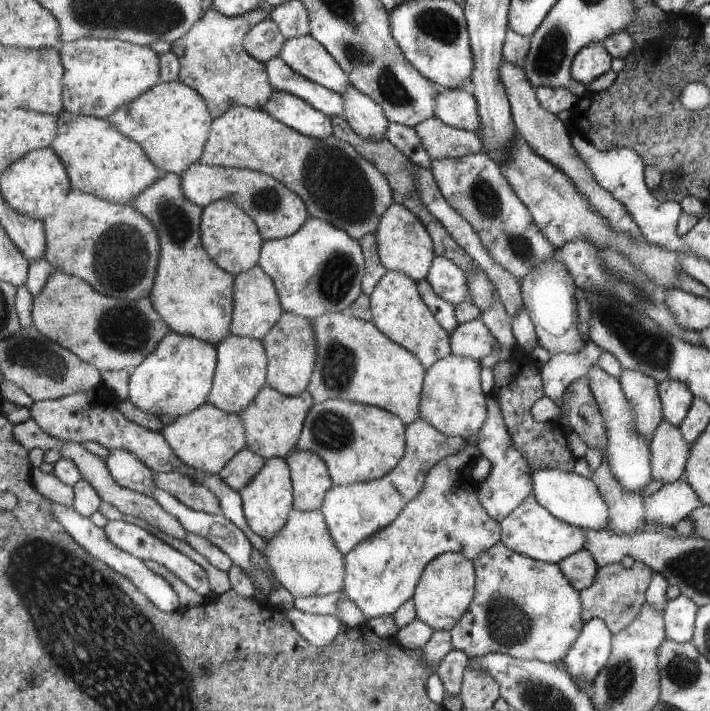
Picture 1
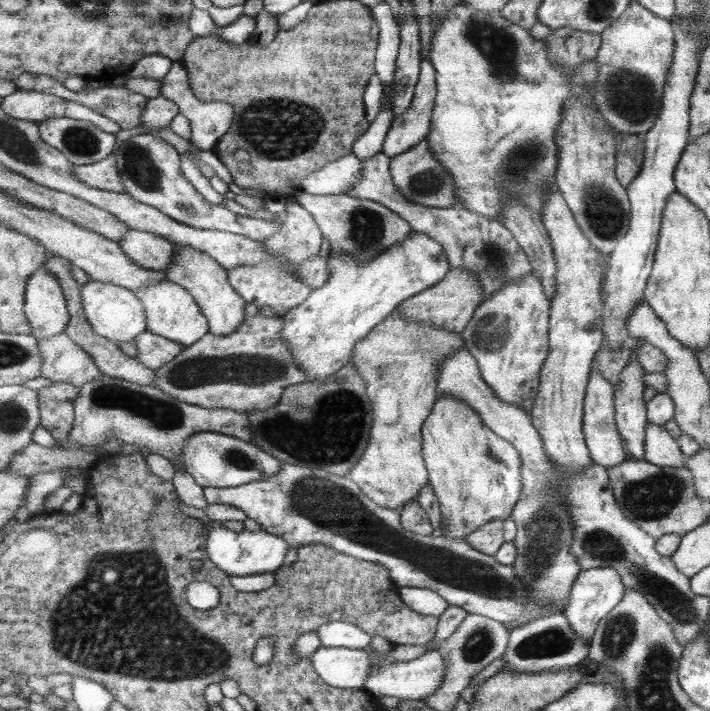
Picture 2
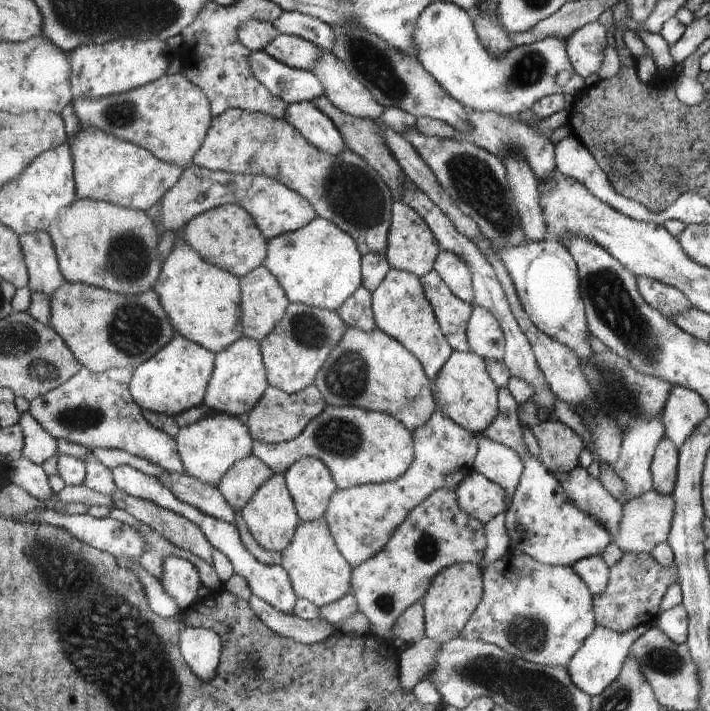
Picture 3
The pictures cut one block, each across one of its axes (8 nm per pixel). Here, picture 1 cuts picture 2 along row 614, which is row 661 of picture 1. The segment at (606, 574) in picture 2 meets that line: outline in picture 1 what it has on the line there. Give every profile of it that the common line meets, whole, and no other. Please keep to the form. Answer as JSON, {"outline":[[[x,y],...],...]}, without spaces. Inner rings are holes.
{"outline":[[[593,619],[584,624],[576,644],[564,658],[575,682],[593,683],[612,657],[612,632],[607,623]]]}

